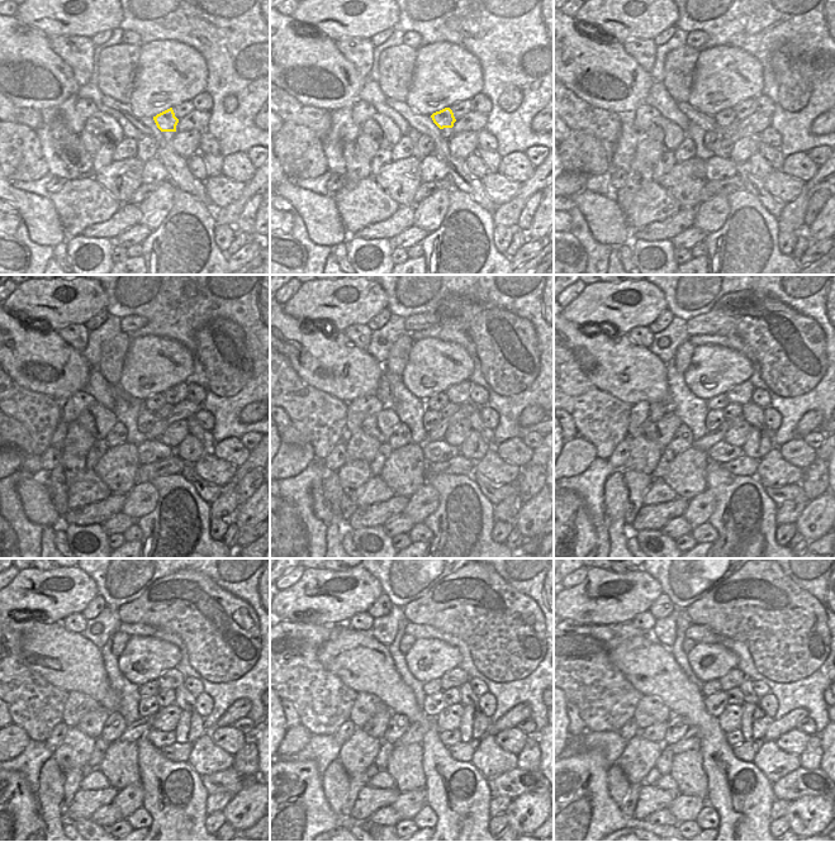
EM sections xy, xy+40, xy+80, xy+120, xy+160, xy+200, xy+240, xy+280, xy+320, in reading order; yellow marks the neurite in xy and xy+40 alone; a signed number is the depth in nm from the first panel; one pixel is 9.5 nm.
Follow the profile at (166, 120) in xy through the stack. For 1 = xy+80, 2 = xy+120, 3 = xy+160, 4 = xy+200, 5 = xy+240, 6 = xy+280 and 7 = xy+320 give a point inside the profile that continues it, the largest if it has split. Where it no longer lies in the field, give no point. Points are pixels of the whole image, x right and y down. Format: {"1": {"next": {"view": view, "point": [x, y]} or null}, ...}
{"1": {"next": {"view": "xy+80", "point": [725, 118]}}, "2": {"next": {"view": "xy+120", "point": [153, 403]}}, "3": {"next": {"view": "xy+160", "point": [439, 402]}}, "4": {"next": {"view": "xy+200", "point": [720, 403]}}, "5": {"next": {"view": "xy+240", "point": [151, 688]}}, "6": {"next": {"view": "xy+280", "point": [431, 686]}}, "7": {"next": {"view": "xy+320", "point": [710, 688]}}}

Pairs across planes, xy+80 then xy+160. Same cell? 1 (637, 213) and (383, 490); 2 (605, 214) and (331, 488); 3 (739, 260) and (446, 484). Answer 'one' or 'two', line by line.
1: one
2: two
3: one

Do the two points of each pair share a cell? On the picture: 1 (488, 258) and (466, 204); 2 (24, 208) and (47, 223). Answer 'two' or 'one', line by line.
1: one
2: one

